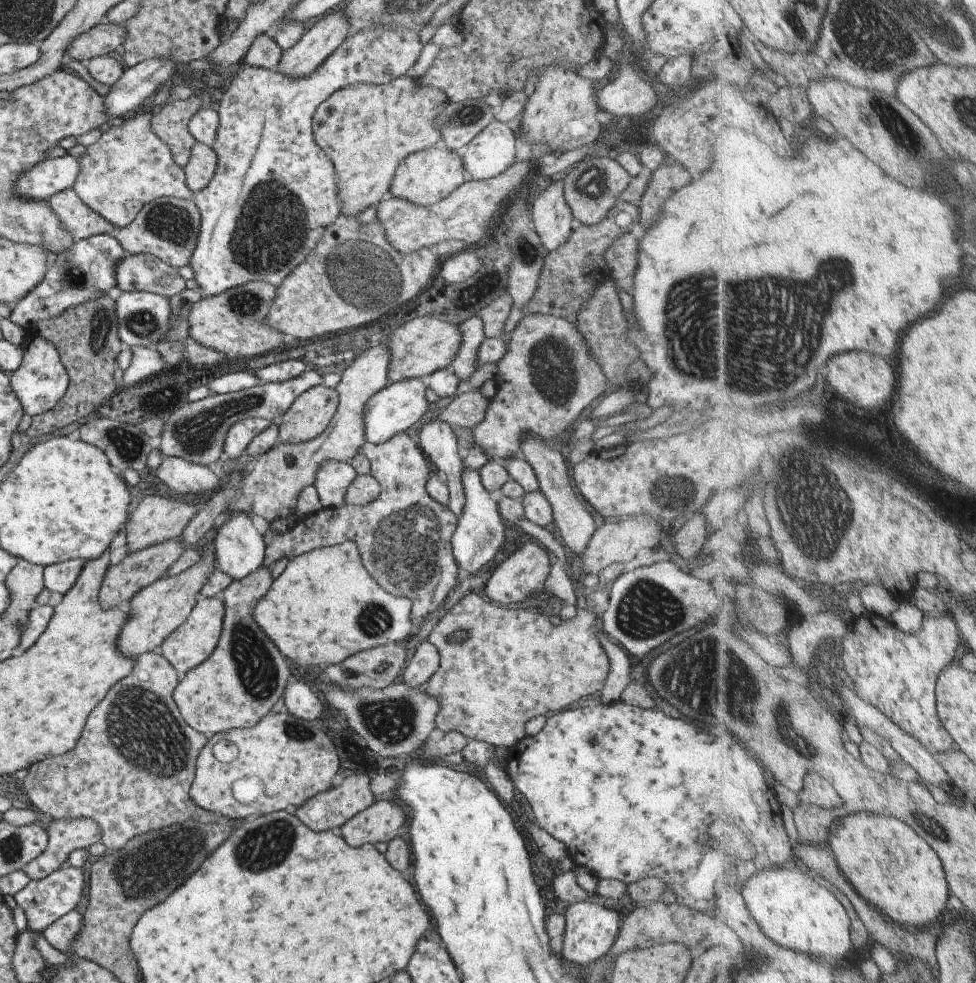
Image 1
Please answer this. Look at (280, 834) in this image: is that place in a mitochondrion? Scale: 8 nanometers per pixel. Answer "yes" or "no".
yes

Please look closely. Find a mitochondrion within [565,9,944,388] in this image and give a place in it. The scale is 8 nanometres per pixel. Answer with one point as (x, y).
(903, 130)

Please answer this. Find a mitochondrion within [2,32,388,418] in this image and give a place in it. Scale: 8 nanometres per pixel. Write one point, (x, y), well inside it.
(273, 225)

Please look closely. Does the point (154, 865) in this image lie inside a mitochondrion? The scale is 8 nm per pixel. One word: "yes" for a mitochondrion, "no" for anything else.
yes

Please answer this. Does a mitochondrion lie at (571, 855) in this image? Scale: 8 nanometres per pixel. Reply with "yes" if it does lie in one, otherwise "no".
no

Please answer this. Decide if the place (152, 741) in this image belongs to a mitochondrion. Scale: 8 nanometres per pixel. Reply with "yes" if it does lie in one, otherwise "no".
yes

